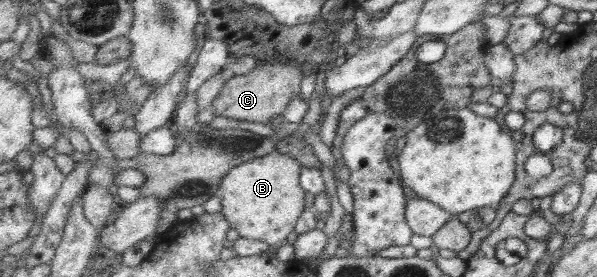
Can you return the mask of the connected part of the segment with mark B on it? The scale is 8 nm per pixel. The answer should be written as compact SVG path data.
M278 150L242 163L231 170L231 175L223 179L222 213L230 221L239 237L265 241L270 248L279 249L287 243L305 207L305 190L300 183L305 166L298 159L284 155Z

